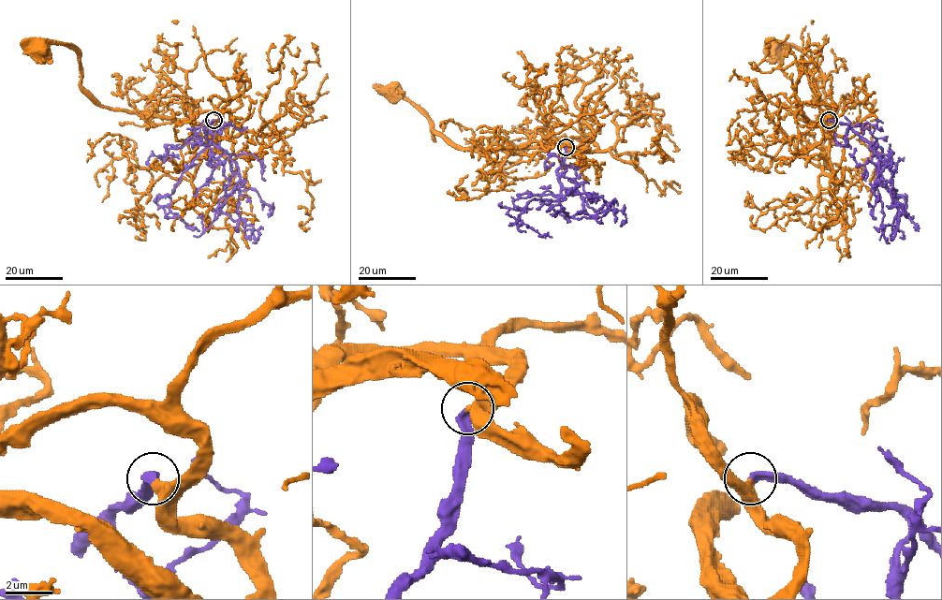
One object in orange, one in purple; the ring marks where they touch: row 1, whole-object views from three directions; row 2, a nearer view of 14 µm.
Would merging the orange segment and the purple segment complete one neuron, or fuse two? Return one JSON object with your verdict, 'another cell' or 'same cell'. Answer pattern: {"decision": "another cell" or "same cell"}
{"decision": "same cell"}

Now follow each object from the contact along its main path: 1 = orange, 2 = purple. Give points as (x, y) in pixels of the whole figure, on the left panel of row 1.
1: (213, 120), (200, 111), (152, 124), (142, 113), (100, 107), (81, 89), (75, 51), (51, 44), (41, 54)
2: (213, 120), (205, 128), (205, 135), (228, 154), (232, 172), (221, 210), (257, 231), (252, 242)

